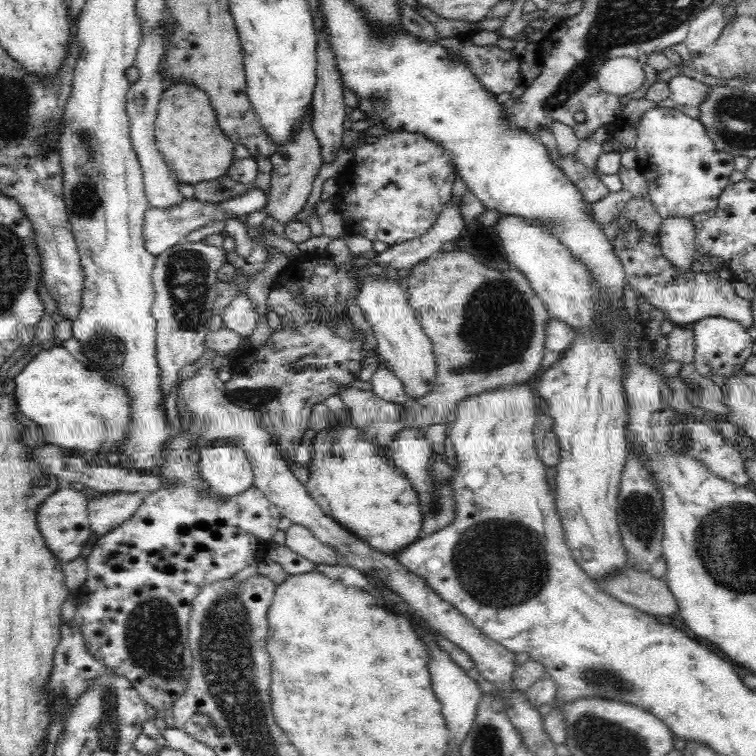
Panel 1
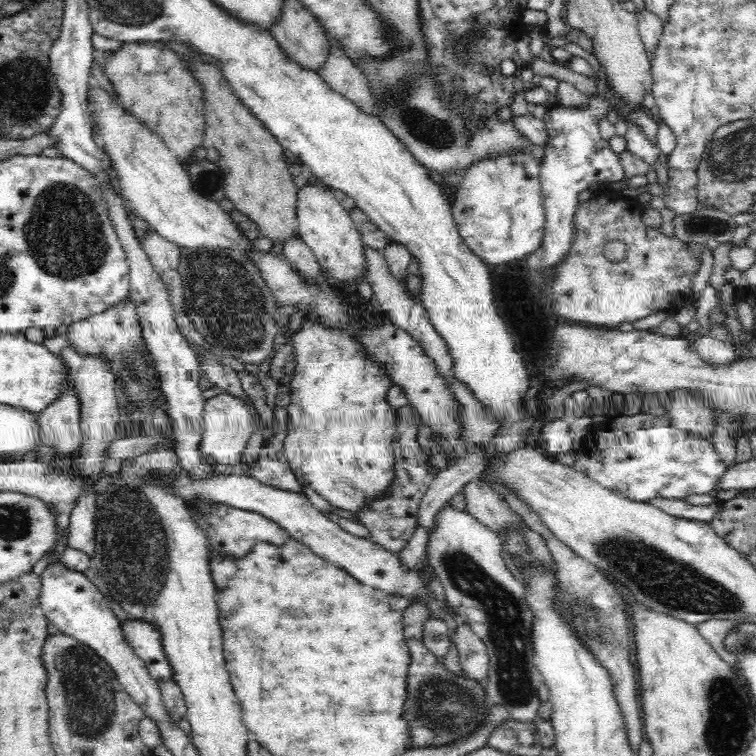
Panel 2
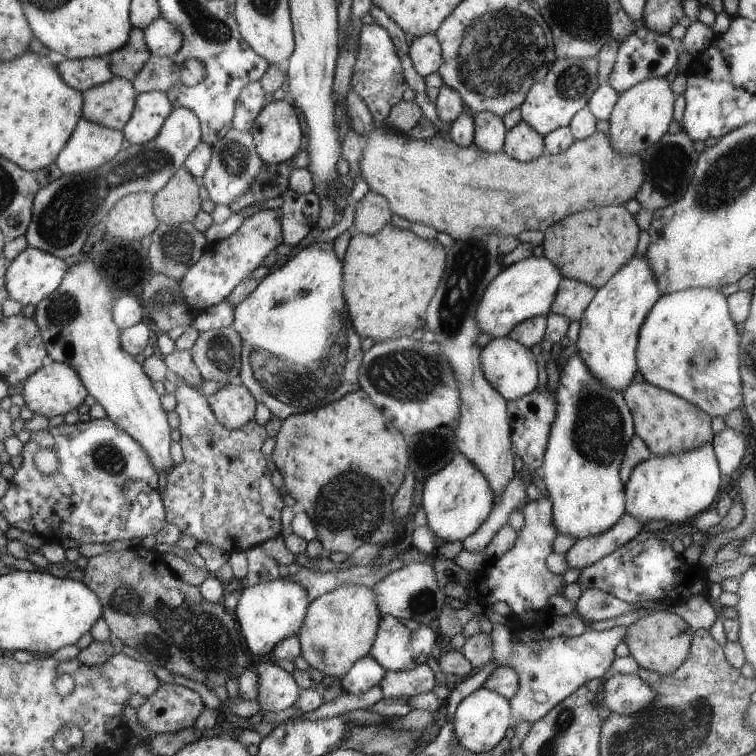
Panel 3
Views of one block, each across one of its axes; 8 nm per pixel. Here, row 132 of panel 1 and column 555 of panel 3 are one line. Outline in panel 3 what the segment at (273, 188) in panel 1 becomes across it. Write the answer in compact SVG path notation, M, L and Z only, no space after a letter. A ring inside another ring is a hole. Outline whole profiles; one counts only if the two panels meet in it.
M563 277L562 284L555 295L551 312L557 315L567 316L571 321L583 318L583 312L595 299L598 290L591 285Z

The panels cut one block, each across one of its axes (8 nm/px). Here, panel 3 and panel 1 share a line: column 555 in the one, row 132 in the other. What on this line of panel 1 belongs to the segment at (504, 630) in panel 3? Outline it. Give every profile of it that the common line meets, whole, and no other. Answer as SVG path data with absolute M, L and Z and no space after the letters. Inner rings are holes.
M654 106L650 108L642 118L634 125L638 134L635 146L637 158L637 169L648 181L648 193L650 200L654 203L657 212L663 218L692 218L700 211L715 209L719 201L720 193L730 183L730 176L734 172L734 156L725 151L717 150L715 143L709 138L707 130L700 118L690 116L672 108Z

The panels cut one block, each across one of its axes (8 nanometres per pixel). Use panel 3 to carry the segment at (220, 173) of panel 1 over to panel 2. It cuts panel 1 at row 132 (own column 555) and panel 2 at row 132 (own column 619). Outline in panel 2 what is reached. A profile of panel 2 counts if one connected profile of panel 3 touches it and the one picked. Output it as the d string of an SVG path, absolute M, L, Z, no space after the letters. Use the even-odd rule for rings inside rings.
M144 41L138 43L124 43L116 51L103 52L104 74L112 82L117 93L118 101L125 112L137 118L156 134L165 146L181 163L191 158L196 148L204 146L205 140L205 106L203 90L196 79L188 75L179 56L165 47L162 42Z

